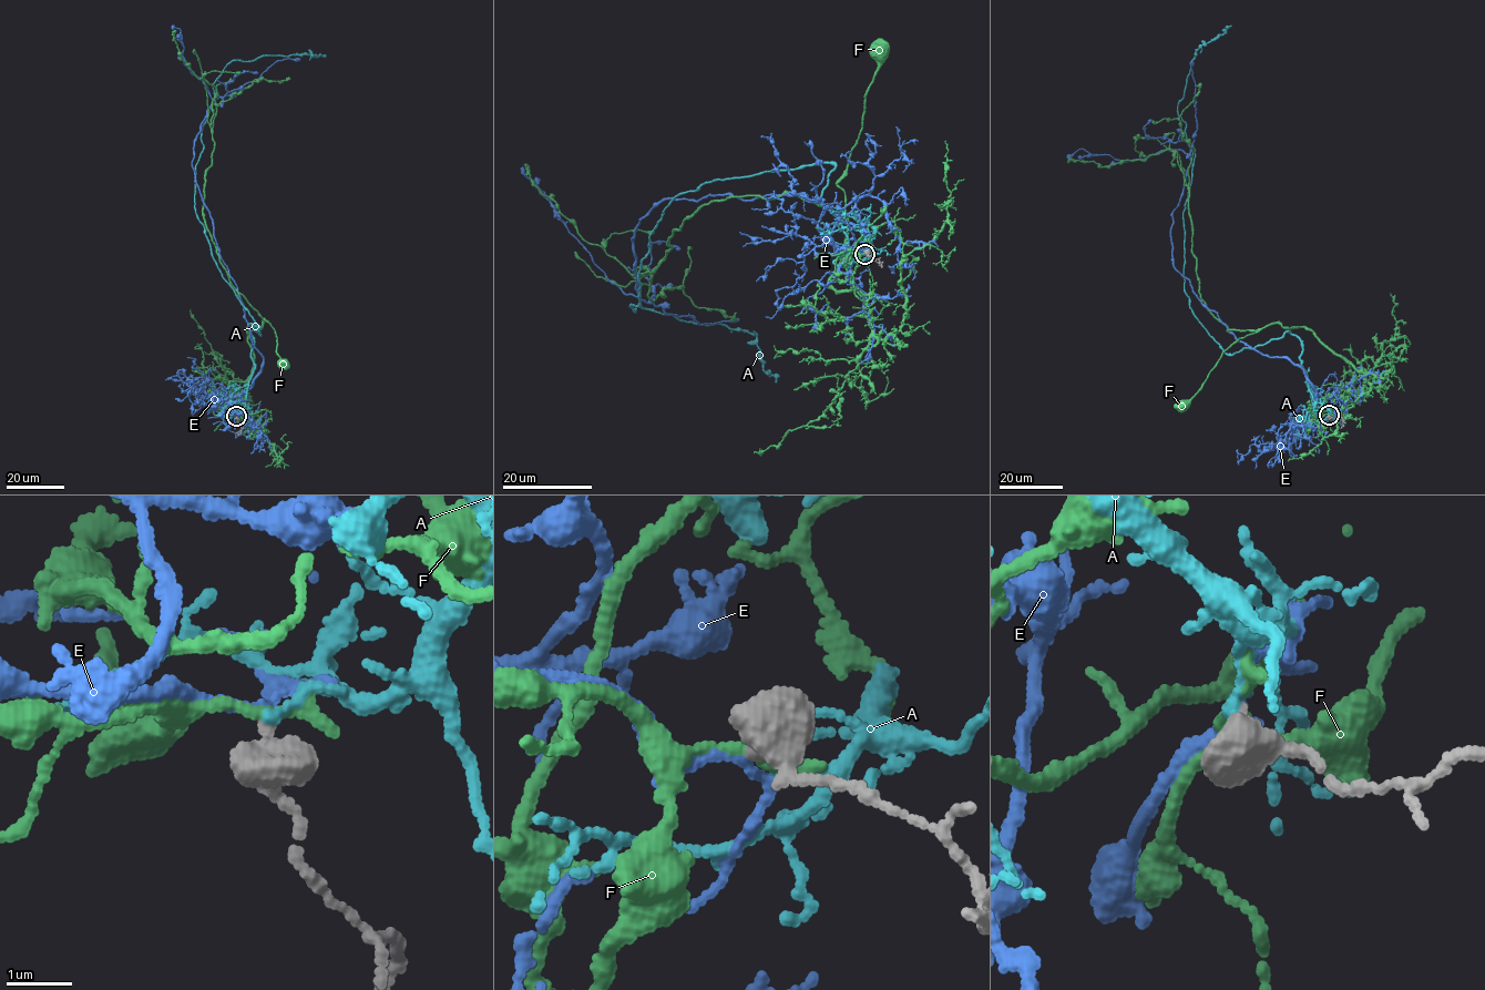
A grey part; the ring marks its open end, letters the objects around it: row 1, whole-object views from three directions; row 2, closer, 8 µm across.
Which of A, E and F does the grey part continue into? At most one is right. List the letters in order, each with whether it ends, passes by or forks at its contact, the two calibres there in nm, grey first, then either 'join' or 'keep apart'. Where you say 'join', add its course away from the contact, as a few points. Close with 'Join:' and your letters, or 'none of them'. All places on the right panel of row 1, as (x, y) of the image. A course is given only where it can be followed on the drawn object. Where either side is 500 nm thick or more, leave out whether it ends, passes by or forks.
A: calibres 550 and 140 nm; keep apart
E: calibres 550 and 120 nm; join; course (1329, 415), (1311, 416), (1302, 369), (1235, 337), (1174, 267), (1189, 154), (1067, 159)
F: calibres 550 and 130 nm; keep apart
Join: E

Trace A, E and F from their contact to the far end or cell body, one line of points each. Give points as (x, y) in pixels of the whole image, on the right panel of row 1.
A: (1328, 415), (1300, 337), (1230, 355), (1185, 291), (1195, 153), (1177, 106), (1199, 47), (1231, 26)
E: (1329, 415), (1311, 416), (1302, 369), (1235, 337), (1174, 267), (1189, 154), (1067, 159)
F: (1329, 415), (1355, 402), (1363, 374), (1314, 333), (1271, 323), (1222, 353), (1201, 389), (1183, 405)

